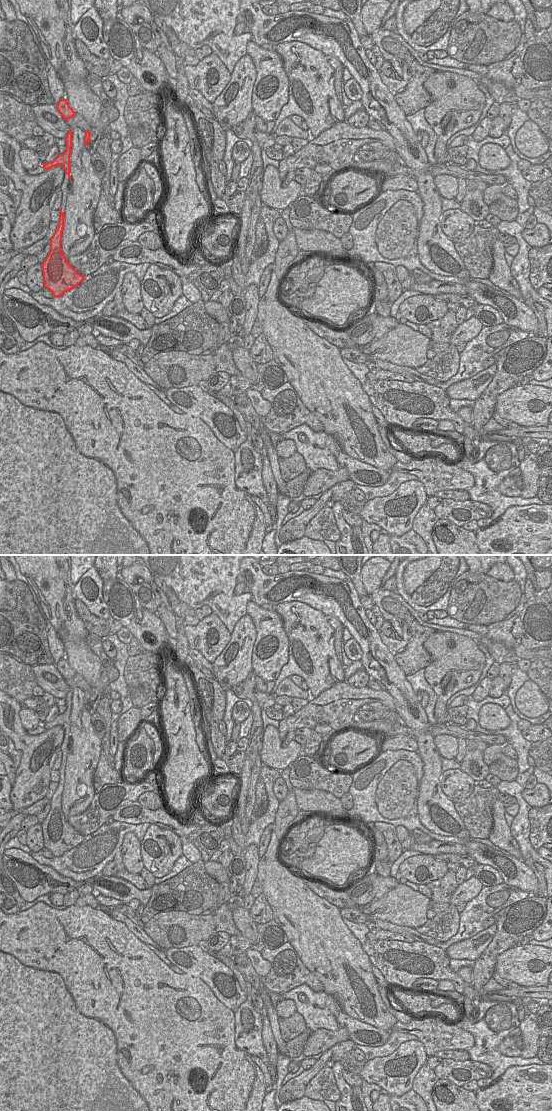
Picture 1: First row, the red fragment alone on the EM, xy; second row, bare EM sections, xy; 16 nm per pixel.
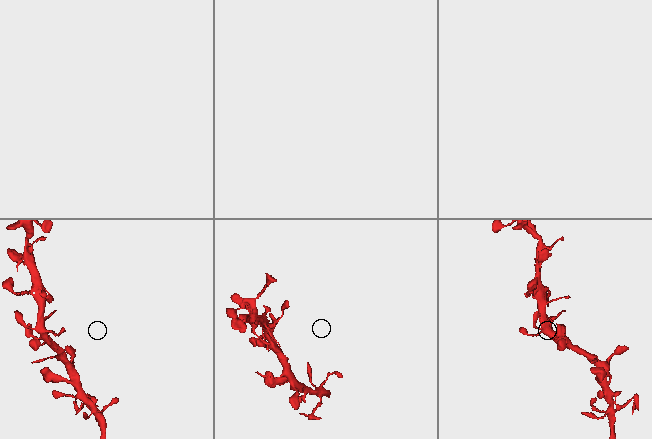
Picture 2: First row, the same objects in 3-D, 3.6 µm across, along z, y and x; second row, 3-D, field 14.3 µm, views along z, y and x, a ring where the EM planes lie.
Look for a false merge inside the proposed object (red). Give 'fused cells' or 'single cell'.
single cell

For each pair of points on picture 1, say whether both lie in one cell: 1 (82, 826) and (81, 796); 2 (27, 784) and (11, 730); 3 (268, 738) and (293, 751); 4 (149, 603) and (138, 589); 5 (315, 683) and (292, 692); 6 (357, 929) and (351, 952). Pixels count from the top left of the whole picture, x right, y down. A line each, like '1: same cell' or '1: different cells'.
1: different cells
2: same cell
3: same cell
4: same cell
5: different cells
6: different cells

